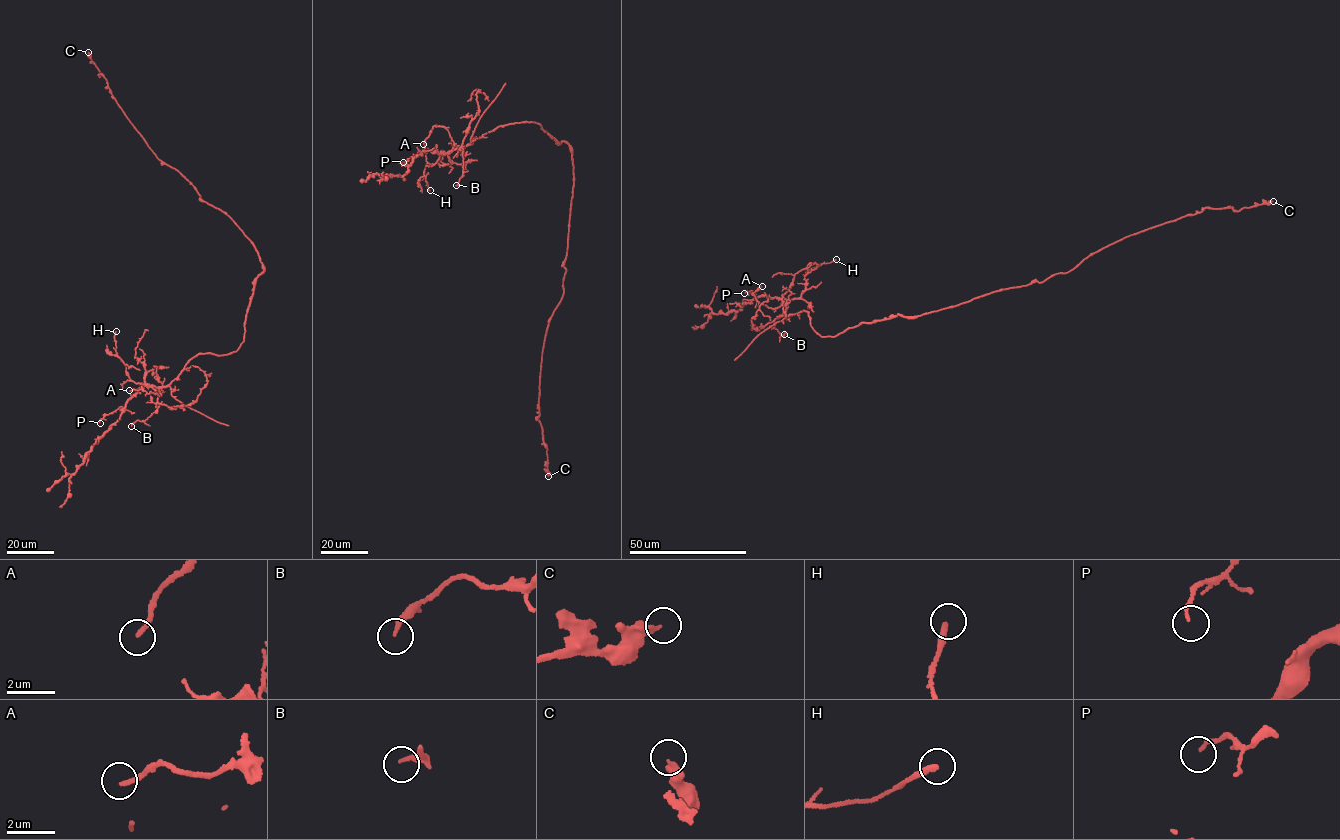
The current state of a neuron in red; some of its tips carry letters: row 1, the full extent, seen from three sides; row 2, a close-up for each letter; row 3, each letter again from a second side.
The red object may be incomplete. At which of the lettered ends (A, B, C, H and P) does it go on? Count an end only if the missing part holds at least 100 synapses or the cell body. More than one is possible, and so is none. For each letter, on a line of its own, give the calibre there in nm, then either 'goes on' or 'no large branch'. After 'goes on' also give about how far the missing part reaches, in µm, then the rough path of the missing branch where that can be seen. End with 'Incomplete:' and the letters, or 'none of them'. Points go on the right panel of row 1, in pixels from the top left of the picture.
A: 190 nm thick; no large branch
B: 160 nm thick; no large branch
C: 280 nm thick; no large branch
H: 260 nm thick; no large branch
P: 140 nm thick; no large branch
Incomplete: none of them

